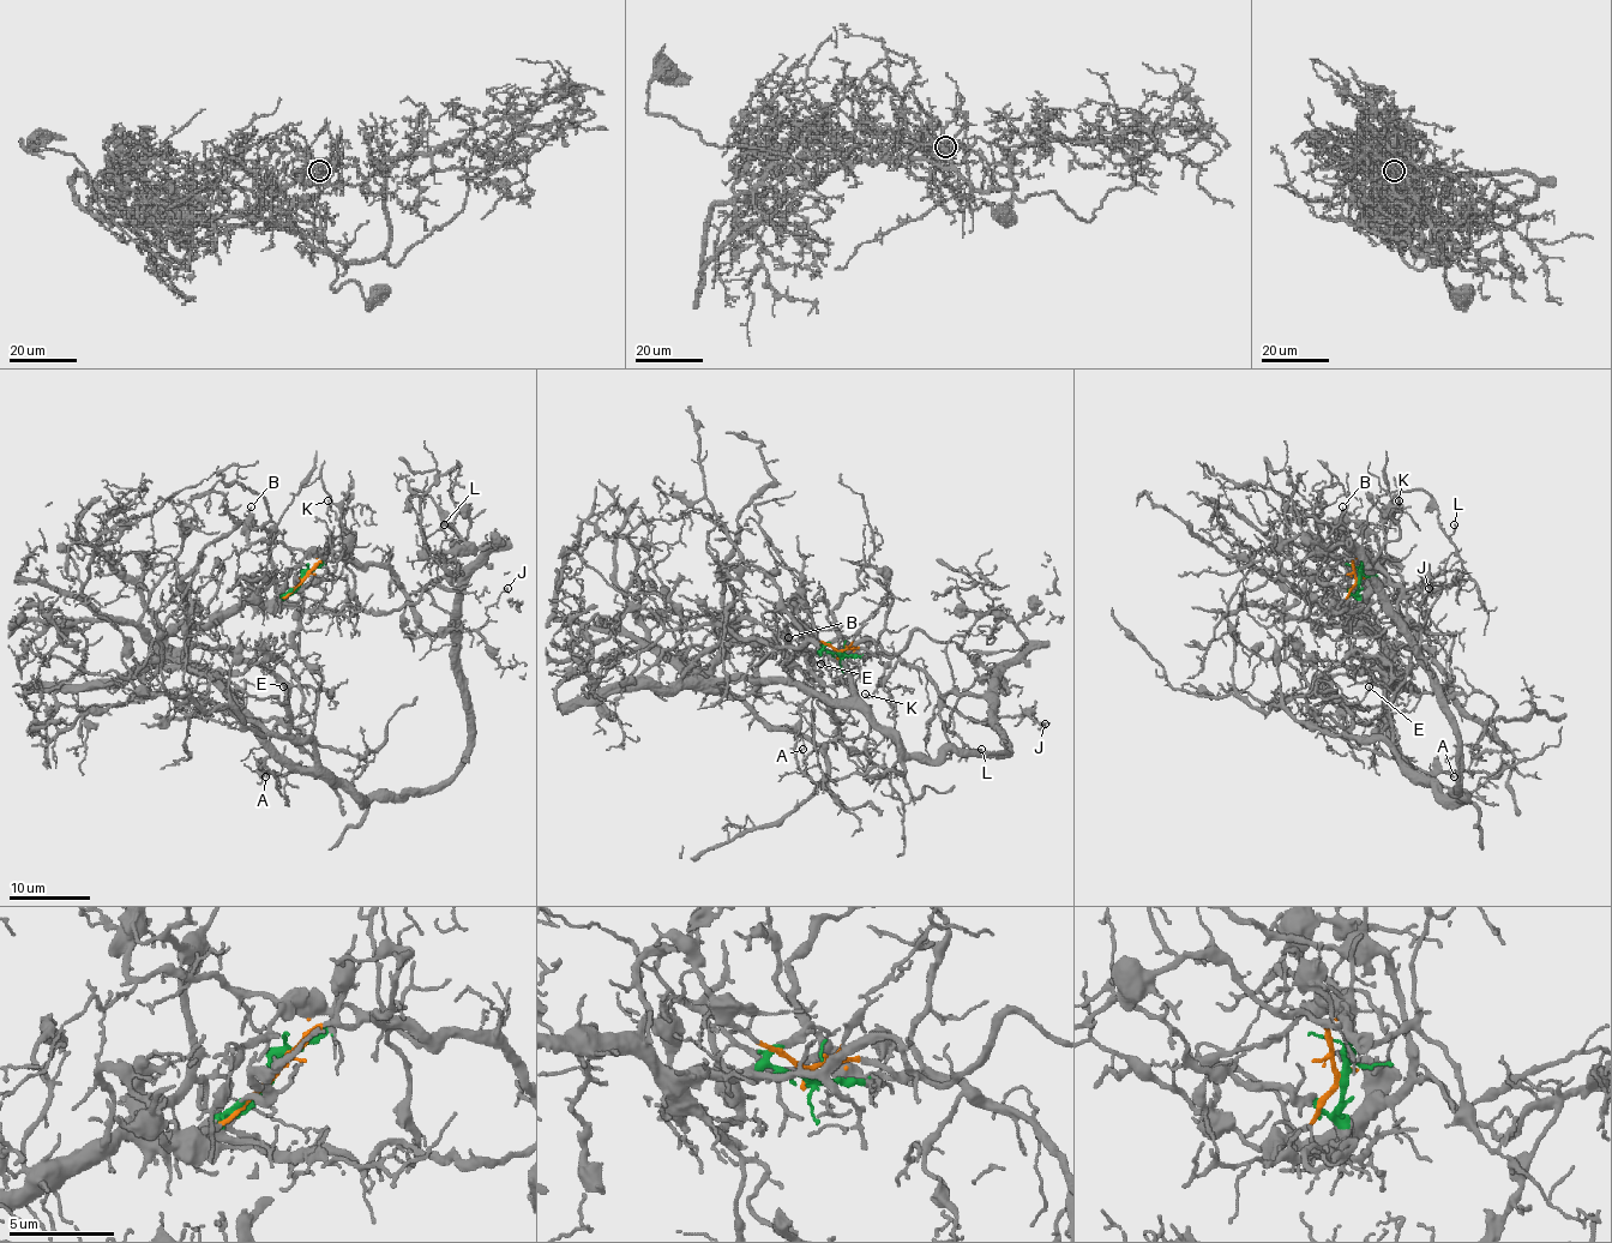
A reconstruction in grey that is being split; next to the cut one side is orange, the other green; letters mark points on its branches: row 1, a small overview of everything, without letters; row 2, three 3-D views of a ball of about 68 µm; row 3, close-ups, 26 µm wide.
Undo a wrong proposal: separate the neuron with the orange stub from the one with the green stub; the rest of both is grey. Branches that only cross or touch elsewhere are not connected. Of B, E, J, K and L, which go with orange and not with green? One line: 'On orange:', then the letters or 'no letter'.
On orange: B, J, K, L

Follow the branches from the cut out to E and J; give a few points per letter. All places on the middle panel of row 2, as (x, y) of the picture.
E: (837, 653), (735, 643), (703, 674), (681, 680), (738, 620), (777, 611), (813, 635), (819, 662)
J: (837, 653), (856, 649), (892, 653), (919, 667), (944, 701), (964, 718), (981, 724), (1024, 713), (1045, 724)

